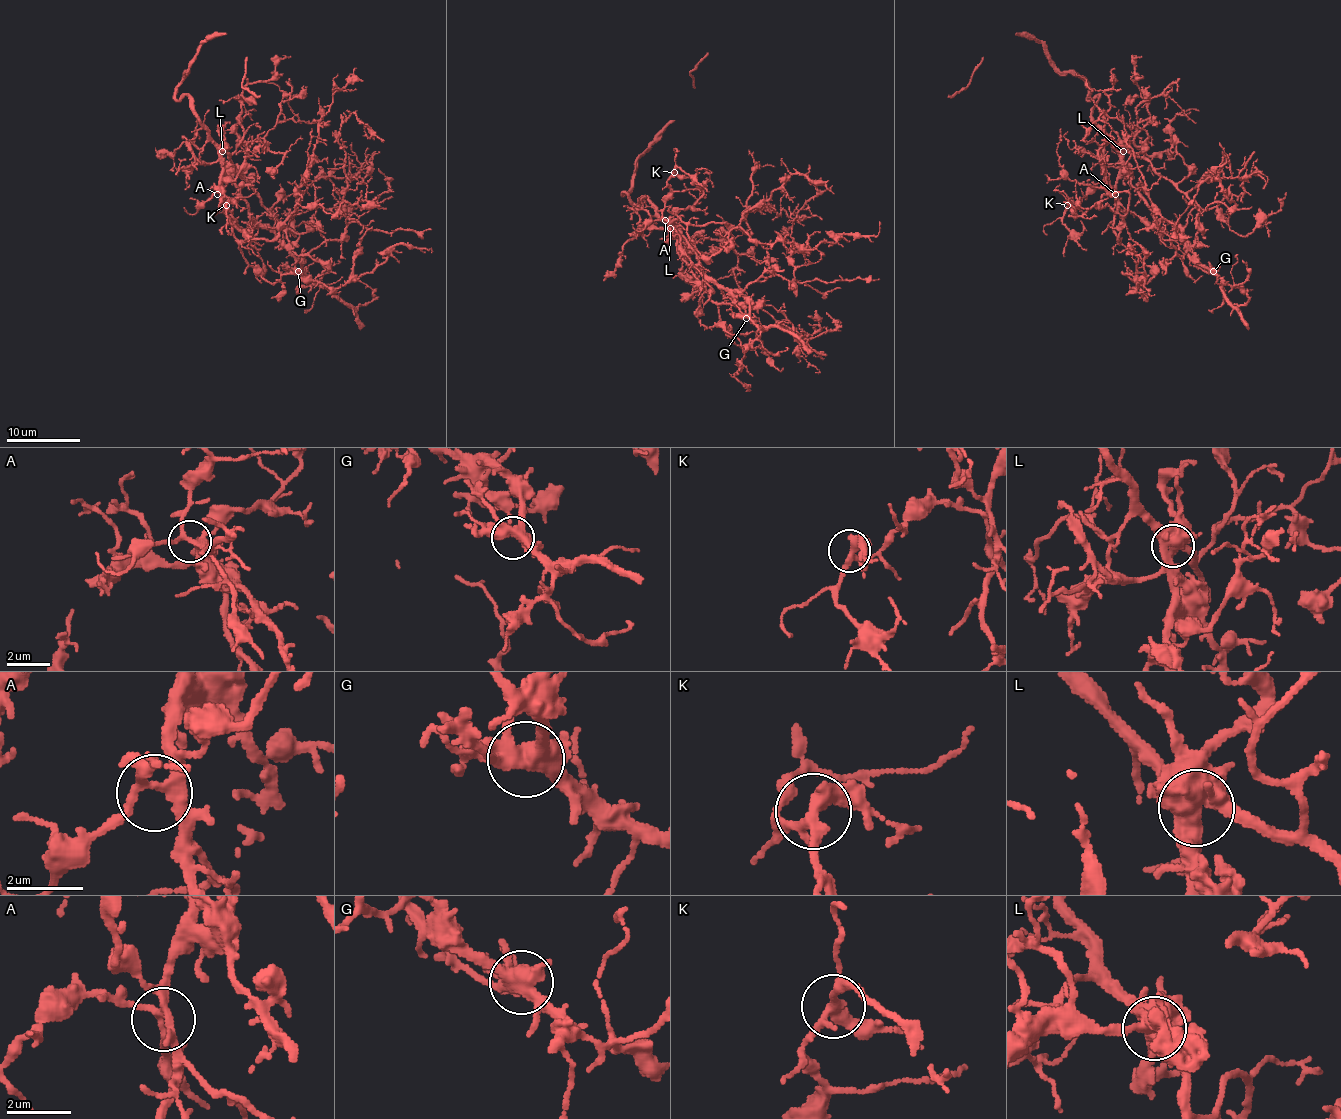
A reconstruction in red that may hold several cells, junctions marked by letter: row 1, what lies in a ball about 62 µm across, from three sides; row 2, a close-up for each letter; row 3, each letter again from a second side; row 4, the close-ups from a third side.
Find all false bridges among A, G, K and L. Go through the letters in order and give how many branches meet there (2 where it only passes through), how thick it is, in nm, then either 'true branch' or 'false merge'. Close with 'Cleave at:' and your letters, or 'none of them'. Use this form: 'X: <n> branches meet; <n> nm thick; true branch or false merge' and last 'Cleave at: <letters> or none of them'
A: 5 branches meet; 280 nm thick; true branch
G: 6 branches meet; 480 nm thick; true branch
K: 4 branches meet; 320 nm thick; true branch
L: 8 branches meet; 600 nm thick; false merge
Cleave at: L

